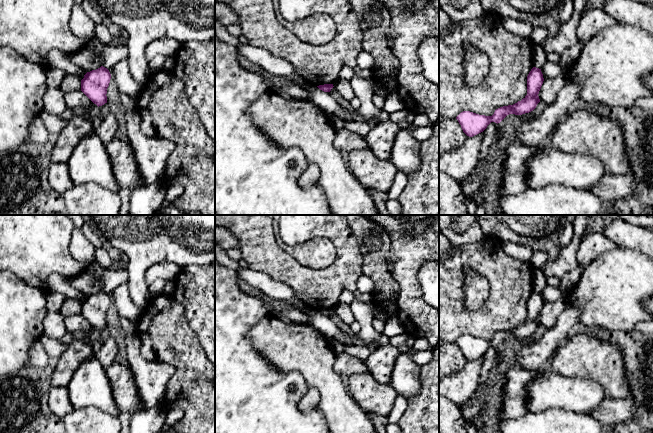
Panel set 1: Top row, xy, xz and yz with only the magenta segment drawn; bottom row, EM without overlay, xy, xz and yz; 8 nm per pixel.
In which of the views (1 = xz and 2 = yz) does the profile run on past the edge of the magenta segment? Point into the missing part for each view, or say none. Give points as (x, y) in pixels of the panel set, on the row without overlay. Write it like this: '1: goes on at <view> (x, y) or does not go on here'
1: does not go on here
2: does not go on here

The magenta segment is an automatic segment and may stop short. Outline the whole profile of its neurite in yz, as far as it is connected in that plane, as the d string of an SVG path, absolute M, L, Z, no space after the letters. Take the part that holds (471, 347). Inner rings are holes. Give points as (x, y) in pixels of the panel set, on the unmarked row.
M533 291L527 300L527 319L513 329L503 330L495 334L492 340L479 339L470 335L461 336L456 343L463 356L473 361L483 356L491 346L500 347L507 339L522 339L533 335L540 326L539 315L544 302L541 293Z

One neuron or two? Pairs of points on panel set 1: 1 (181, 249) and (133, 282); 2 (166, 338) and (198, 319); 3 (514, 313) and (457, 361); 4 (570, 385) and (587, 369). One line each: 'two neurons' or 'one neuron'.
1: one neuron
2: two neurons
3: two neurons
4: two neurons

